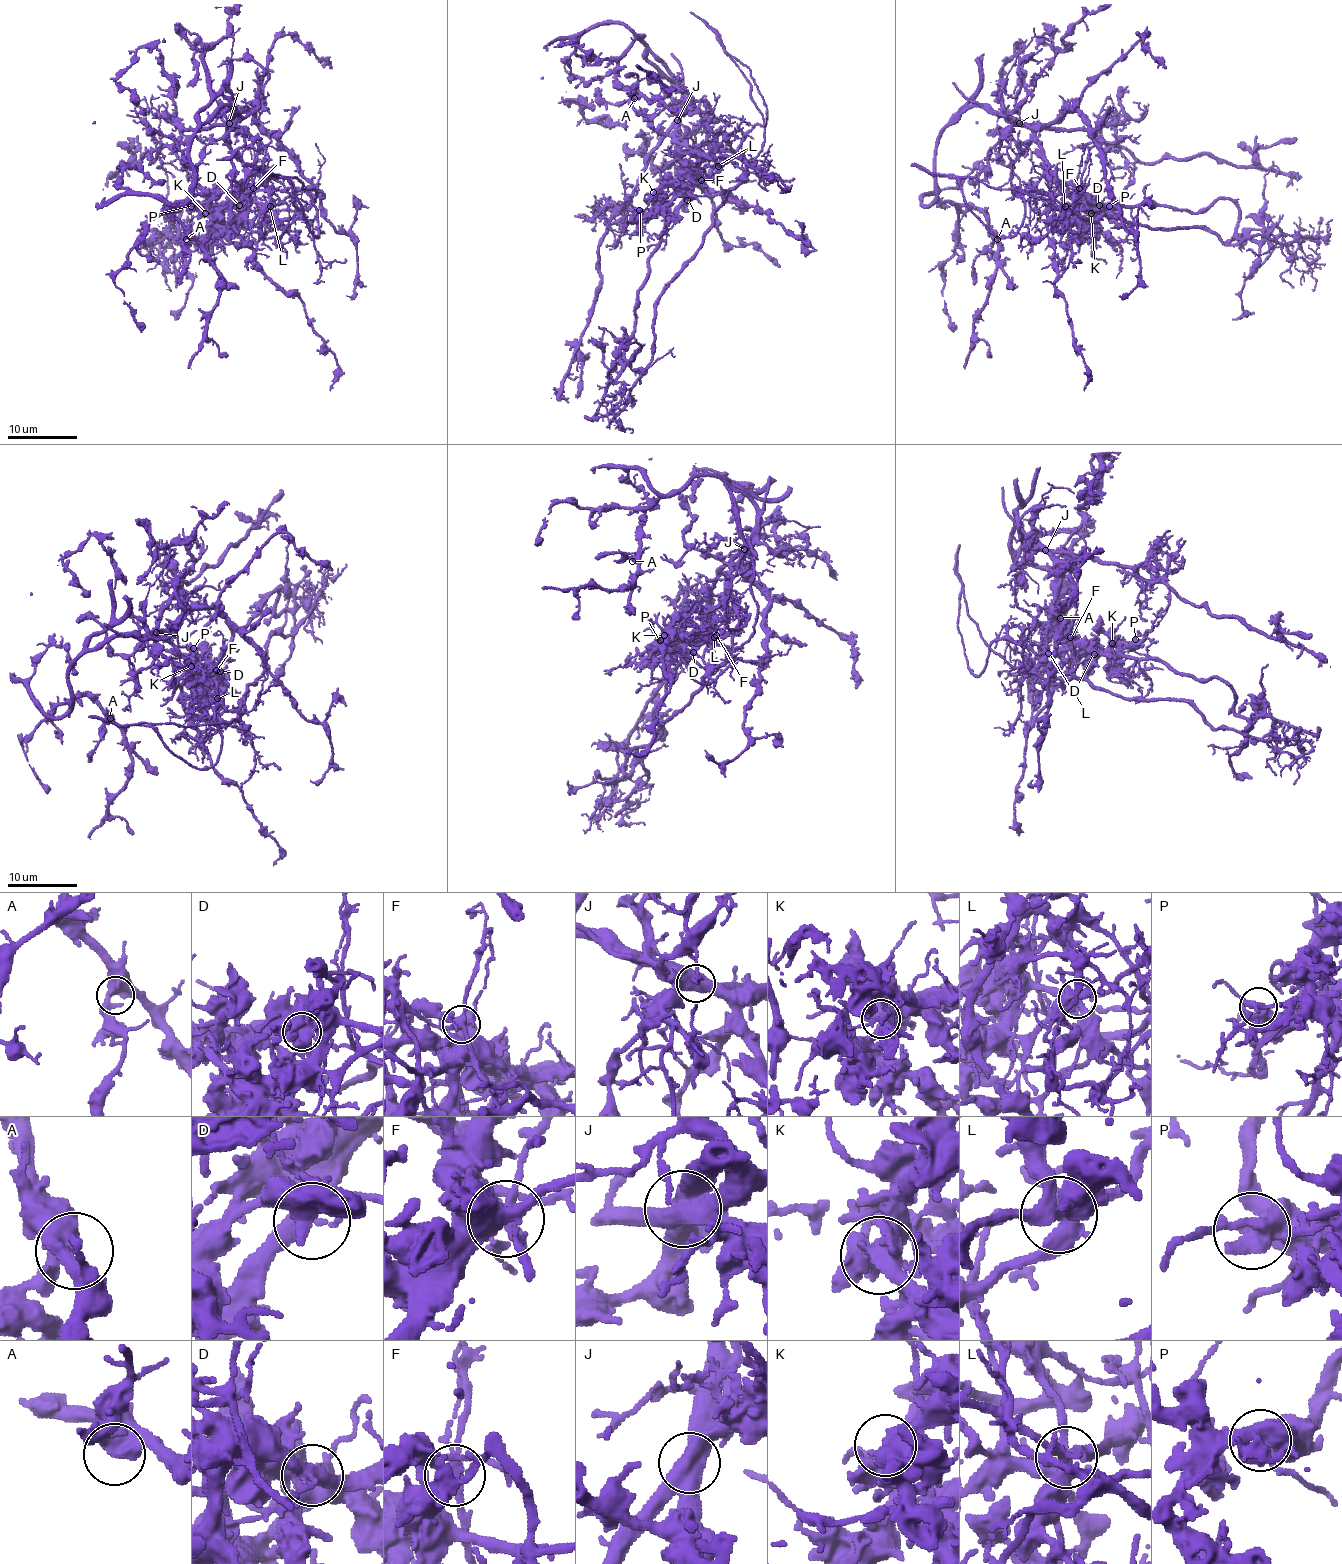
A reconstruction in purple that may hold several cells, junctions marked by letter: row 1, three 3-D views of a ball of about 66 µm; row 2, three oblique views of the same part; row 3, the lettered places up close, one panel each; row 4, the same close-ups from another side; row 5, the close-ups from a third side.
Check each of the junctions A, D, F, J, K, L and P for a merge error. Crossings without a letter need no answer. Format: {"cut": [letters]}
{"cut": ["D", "F", "J", "L"]}

